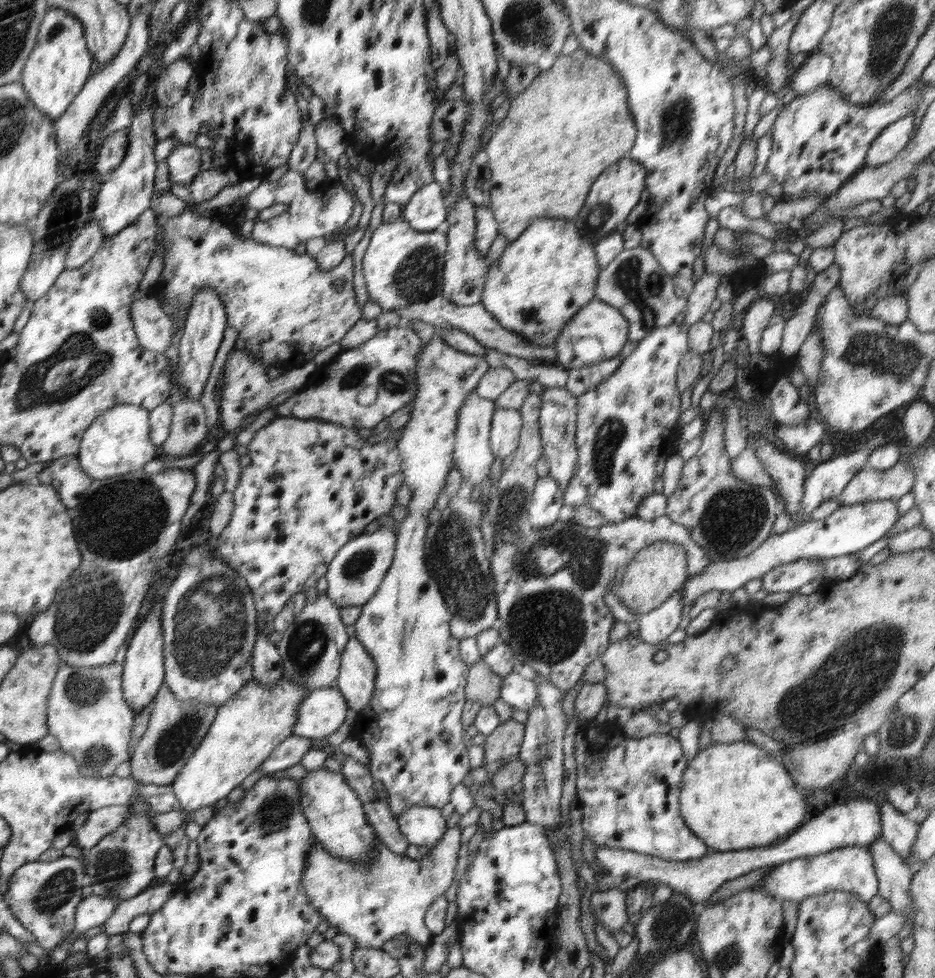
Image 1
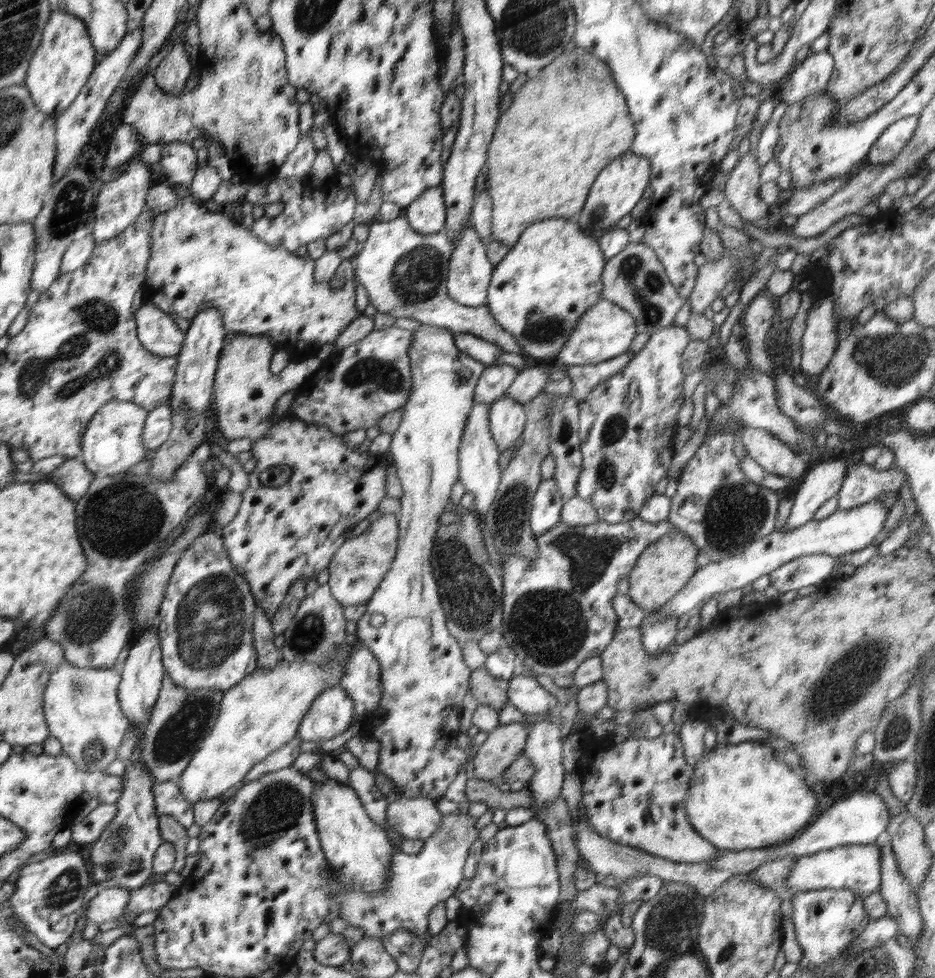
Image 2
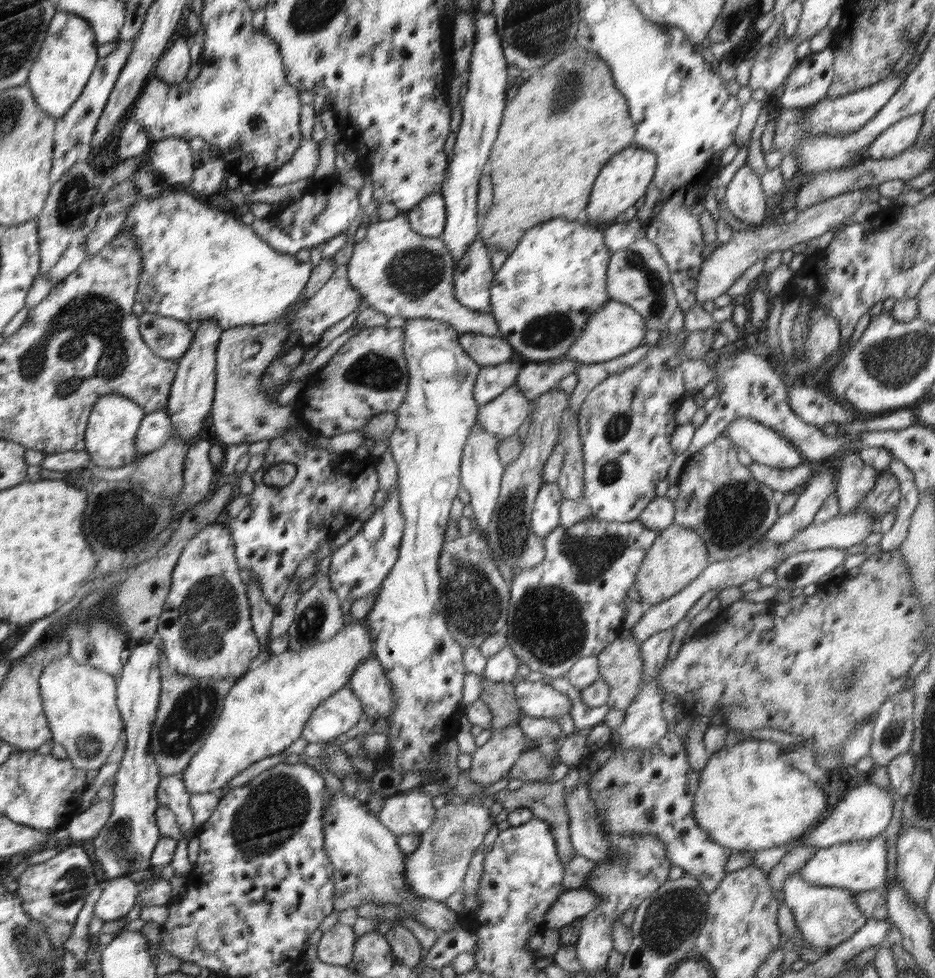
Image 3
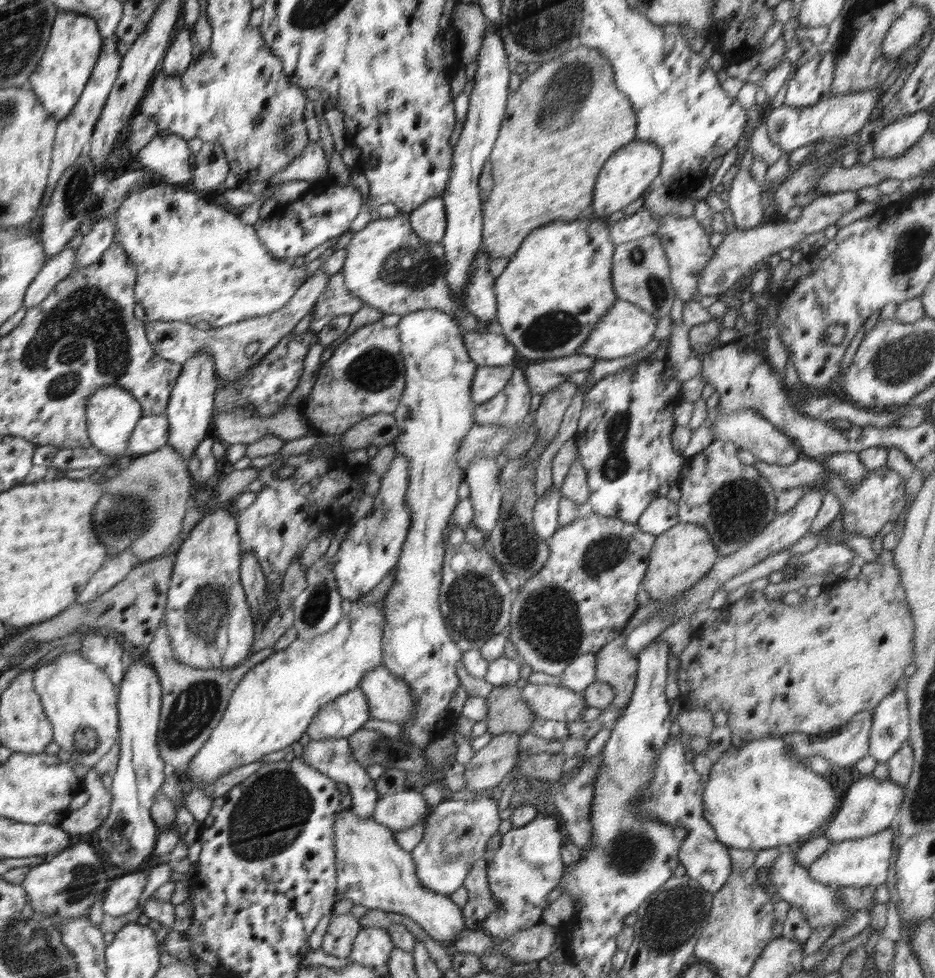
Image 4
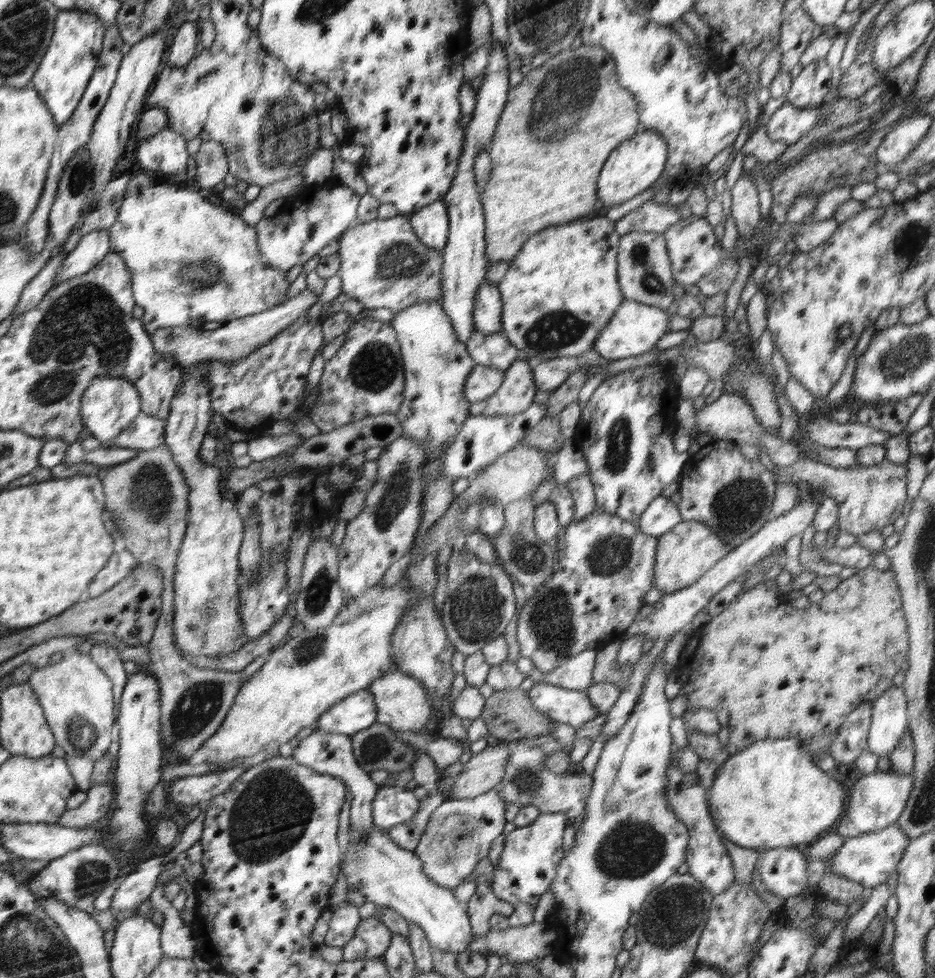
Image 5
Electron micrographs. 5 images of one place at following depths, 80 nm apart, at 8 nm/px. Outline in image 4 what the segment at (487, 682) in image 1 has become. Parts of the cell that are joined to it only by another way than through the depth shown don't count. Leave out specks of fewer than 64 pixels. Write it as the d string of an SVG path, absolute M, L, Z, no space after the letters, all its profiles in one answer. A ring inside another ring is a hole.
M515 685L492 688L487 701L487 731L493 735L503 732L526 734L535 714L522 700L522 692Z

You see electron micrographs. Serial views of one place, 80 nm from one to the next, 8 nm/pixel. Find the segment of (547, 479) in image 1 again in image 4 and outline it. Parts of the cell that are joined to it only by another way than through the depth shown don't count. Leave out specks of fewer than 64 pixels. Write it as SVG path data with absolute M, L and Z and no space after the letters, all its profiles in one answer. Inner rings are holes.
M552 487L542 498L537 499L533 512L533 527L540 539L549 541L560 528L558 517L561 497L560 490Z

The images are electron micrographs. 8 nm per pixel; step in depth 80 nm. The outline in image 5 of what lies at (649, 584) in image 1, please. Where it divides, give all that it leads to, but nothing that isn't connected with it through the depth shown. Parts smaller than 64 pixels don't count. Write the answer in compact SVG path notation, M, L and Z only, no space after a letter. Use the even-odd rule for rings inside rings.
M695 520L679 522L672 530L657 537L653 587L666 595L686 588L690 584L694 584L731 550L731 546L724 544L707 524Z

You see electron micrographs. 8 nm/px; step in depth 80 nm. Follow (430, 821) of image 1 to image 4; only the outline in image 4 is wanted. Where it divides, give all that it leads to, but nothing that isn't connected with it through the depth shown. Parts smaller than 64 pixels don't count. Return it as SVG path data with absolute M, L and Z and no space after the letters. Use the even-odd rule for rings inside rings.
M406 788L396 794L380 795L376 801L372 818L387 826L390 831L406 831L427 817L429 805L421 792Z

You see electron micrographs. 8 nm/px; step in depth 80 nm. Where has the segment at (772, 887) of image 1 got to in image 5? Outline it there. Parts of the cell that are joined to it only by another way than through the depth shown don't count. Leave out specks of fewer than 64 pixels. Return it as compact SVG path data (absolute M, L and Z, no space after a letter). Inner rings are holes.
M897 823L891 824L882 830L869 832L856 837L847 837L844 844L827 859L807 861L807 878L810 886L814 889L816 885L827 874L839 874L844 878L855 880L864 887L875 887L884 884L897 864L901 861L906 847L911 839L903 833Z

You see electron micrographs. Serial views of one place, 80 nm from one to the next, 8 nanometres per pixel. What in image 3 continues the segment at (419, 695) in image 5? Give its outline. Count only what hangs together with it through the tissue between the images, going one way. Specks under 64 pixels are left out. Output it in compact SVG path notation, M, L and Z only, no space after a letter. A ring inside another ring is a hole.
M375 657L364 660L348 682L348 687L362 703L363 714L374 719L385 718L396 705L392 685Z

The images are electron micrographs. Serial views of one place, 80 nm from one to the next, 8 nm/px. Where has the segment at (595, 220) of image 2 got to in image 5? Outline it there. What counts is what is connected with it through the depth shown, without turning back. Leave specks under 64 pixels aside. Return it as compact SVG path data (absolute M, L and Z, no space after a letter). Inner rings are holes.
M639 129L632 139L622 142L608 156L598 178L597 196L604 210L620 205L643 193L648 188L656 186L665 164L668 160L669 149L662 135L653 130Z

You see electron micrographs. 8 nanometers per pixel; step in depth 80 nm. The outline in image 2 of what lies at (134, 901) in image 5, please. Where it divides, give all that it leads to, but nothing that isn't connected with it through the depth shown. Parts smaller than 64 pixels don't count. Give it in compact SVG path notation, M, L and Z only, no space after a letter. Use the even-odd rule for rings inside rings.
M125 888L101 889L85 909L85 920L100 925L121 916L130 900L130 890Z

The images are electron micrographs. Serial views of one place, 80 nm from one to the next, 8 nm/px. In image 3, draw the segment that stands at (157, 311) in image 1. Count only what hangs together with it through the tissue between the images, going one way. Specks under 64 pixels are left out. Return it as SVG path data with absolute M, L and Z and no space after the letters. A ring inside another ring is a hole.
M144 311L140 334L150 350L160 358L179 362L194 336L188 324L158 313Z

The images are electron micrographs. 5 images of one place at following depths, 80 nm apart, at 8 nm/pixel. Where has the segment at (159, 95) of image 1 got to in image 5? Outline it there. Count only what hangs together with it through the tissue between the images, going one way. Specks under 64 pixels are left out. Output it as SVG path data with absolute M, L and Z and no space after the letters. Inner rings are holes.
M185 21L176 32L170 54L168 54L168 64L172 69L181 70L187 66L196 56L196 45L198 44L199 23L197 21Z

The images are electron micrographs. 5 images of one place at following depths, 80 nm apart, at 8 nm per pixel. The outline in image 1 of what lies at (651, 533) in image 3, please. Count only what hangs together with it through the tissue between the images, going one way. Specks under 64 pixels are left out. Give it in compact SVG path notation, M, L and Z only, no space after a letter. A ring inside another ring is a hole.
M636 515L626 520L604 526L585 527L572 521L556 521L547 527L531 528L517 532L515 543L506 544L504 537L496 537L490 558L490 572L494 579L499 639L512 648L517 663L534 666L536 673L545 676L562 691L572 689L592 661L601 658L610 645L610 630L615 624L612 611L604 602L604 593L620 566L648 545L659 540L684 547L687 554L687 576L700 574L711 565L709 556L688 534L687 528L672 522L666 515L647 521Z

